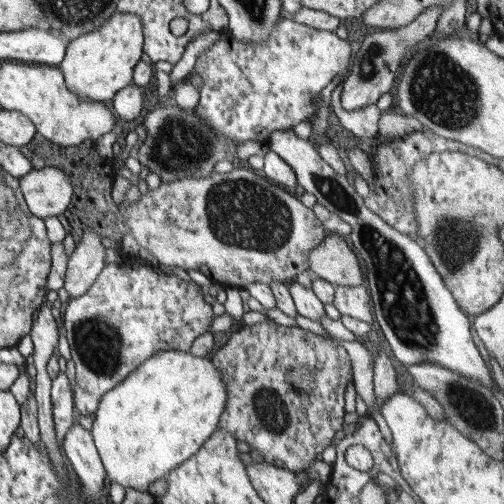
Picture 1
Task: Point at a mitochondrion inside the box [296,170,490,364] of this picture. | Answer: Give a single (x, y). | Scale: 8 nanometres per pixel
(456, 239)

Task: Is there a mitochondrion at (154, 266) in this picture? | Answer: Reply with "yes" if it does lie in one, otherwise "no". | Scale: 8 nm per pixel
no

